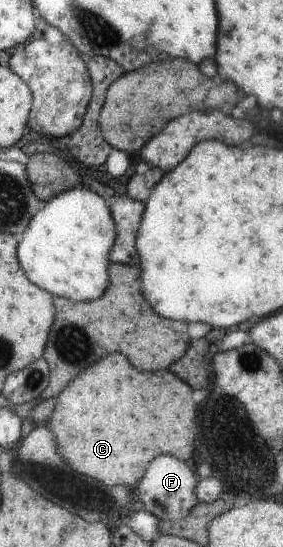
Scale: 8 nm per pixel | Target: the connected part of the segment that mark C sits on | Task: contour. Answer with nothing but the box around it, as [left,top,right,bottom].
[46,353,196,487]

